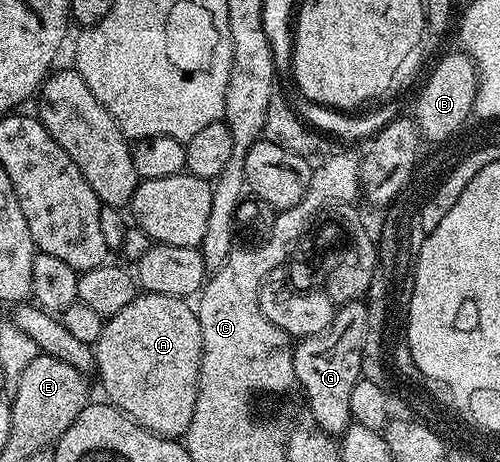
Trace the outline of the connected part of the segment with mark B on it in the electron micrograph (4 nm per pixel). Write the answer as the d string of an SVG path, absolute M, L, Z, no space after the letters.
M456 49L456 52L453 55L444 55L440 60L436 63L436 68L433 69L432 72L428 75L428 80L424 83L424 88L420 91L420 96L416 99L416 115L414 114L414 122L416 124L417 131L420 132L421 140L427 141L428 139L432 143L444 143L447 141L451 135L456 135L460 131L460 126L463 125L464 122L467 121L468 118L473 118L474 108L476 106L476 89L480 85L480 76L476 74L476 64L472 61L472 56L465 53L463 50Z

